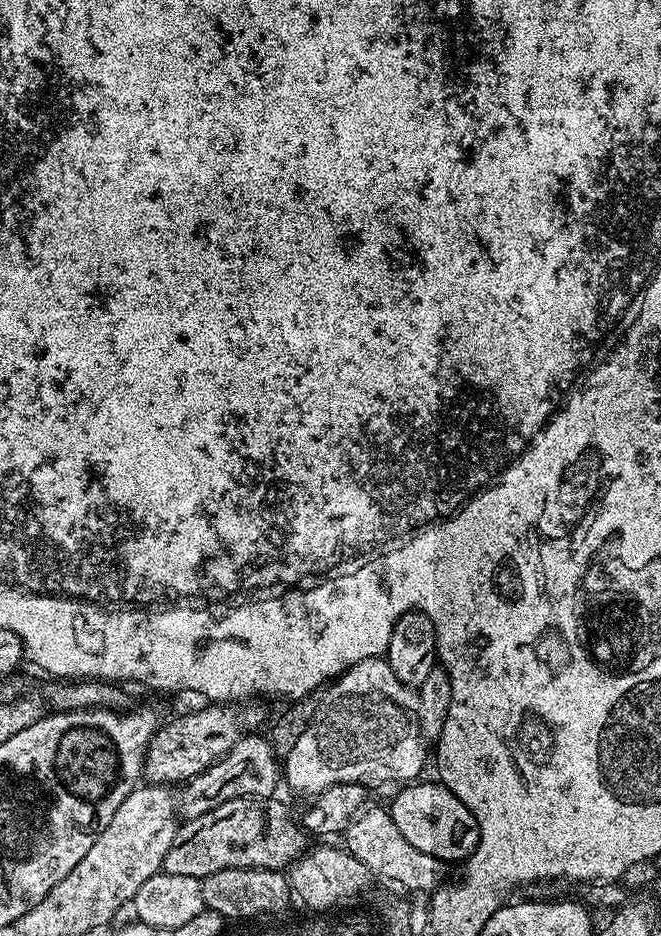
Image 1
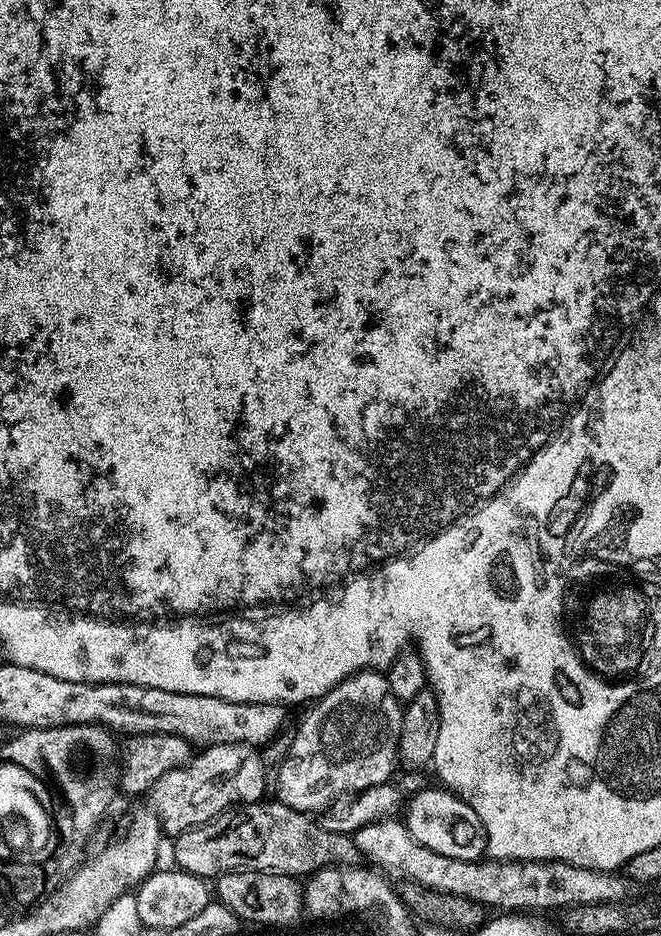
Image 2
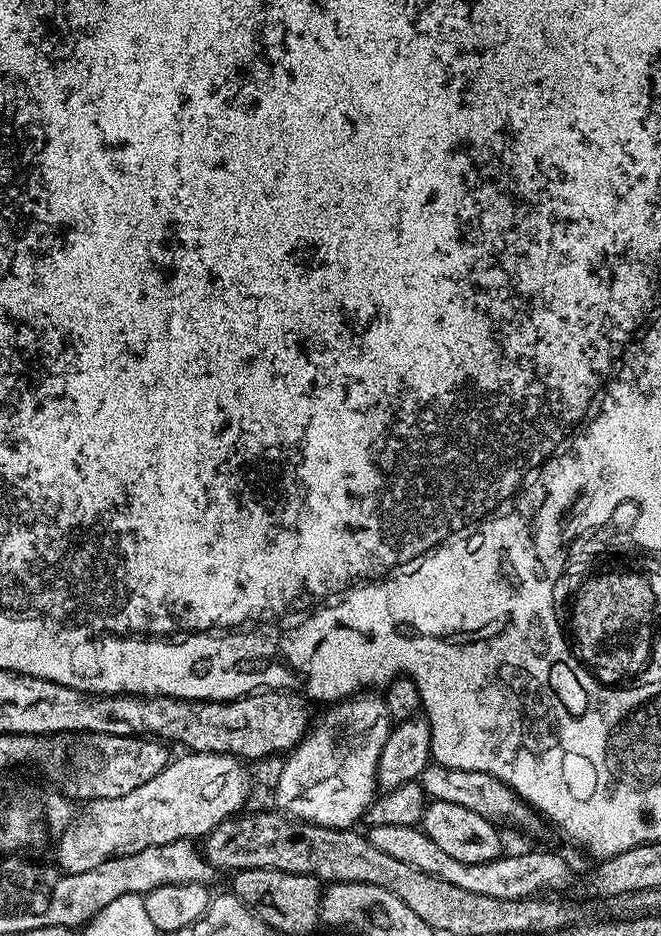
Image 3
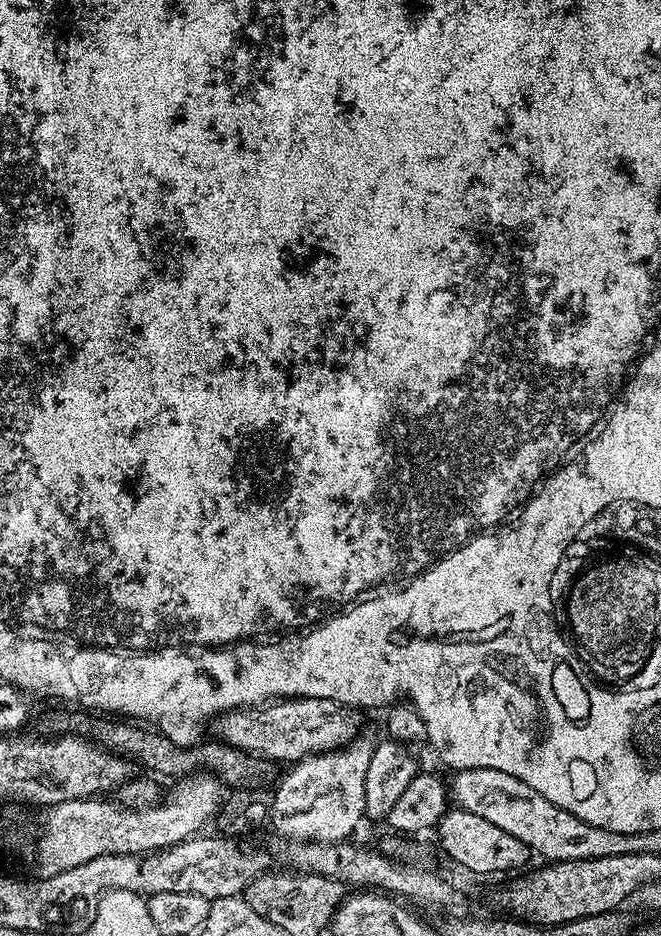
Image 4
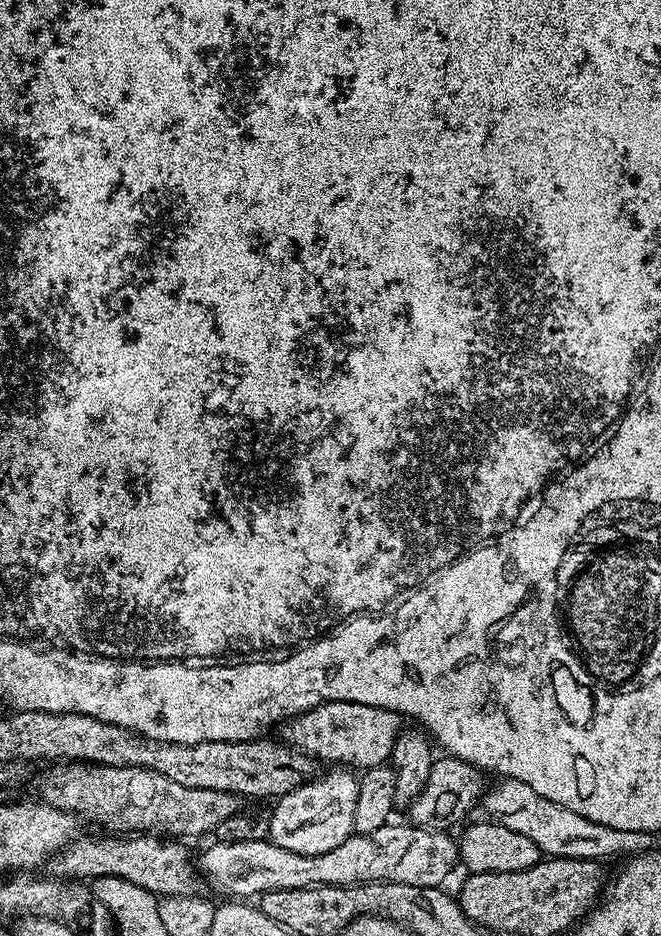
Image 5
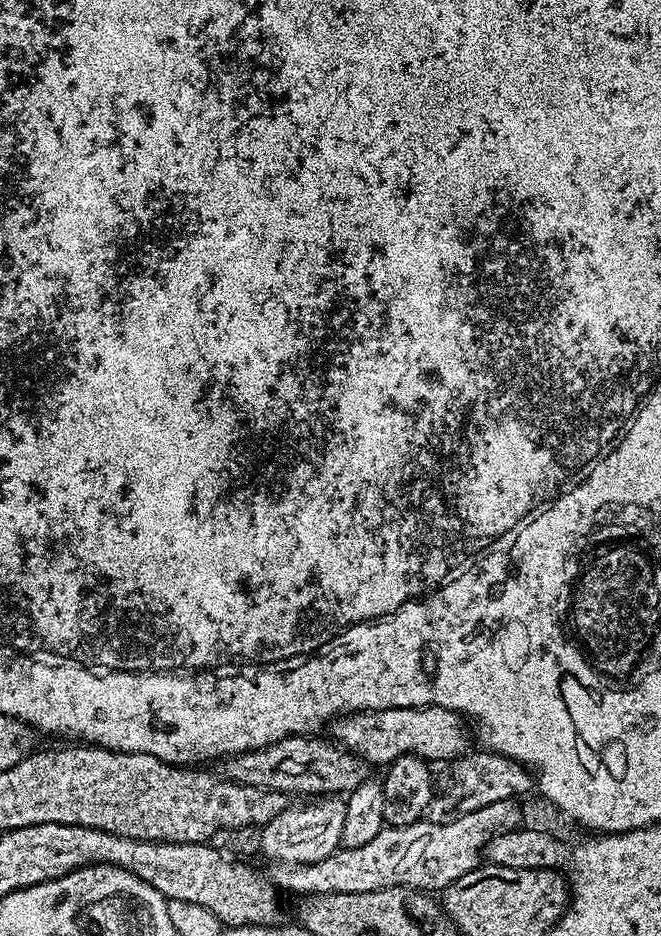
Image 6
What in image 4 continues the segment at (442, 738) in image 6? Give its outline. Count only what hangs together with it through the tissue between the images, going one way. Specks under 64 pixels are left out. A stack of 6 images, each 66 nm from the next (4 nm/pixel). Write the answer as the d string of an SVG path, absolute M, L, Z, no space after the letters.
M277 698L263 706L234 708L225 712L219 721L219 739L253 756L291 766L297 760L317 756L320 752L333 752L335 748L352 743L357 739L356 727L360 724L356 716L359 715L353 709L330 698Z

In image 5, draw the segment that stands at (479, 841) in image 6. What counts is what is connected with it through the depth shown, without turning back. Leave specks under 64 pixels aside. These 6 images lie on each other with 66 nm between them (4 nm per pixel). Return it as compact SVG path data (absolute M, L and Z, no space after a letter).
M389 822L383 824L373 832L361 832L348 837L342 846L334 846L326 854L294 854L282 846L273 844L271 840L255 840L254 842L234 842L222 844L212 842L212 845L198 856L198 872L201 877L208 879L209 884L216 891L222 892L228 898L252 898L259 897L262 892L270 890L294 890L295 888L317 888L327 884L346 886L347 884L359 884L361 882L391 882L393 884L409 884L410 886L422 886L423 888L438 888L445 882L448 871L458 864L458 844L455 839L448 837L444 830L430 828L417 828L411 823L395 824Z

